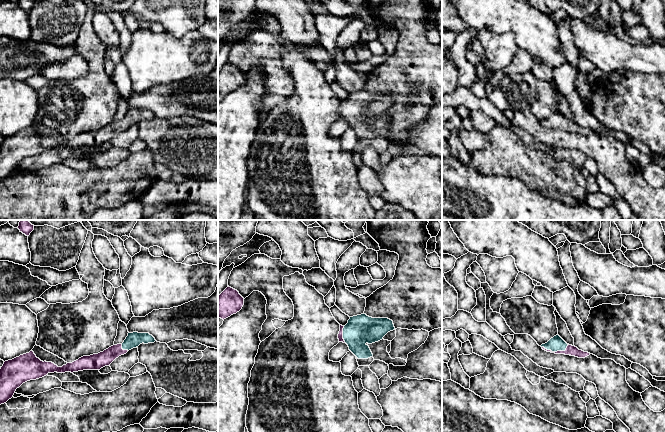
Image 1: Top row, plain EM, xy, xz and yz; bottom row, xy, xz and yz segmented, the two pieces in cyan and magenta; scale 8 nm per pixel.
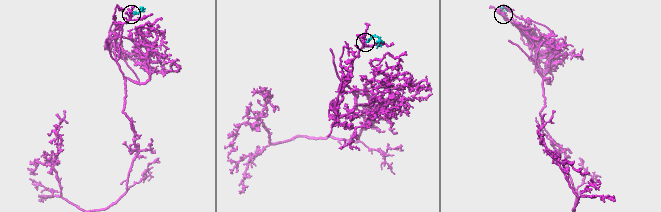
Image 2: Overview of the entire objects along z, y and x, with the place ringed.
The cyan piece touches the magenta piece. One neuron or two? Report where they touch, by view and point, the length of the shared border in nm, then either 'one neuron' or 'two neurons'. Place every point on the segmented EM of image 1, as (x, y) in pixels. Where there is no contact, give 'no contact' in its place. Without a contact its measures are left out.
meets cyan in yz at (556, 351); contact 220 nm long; one neuron

